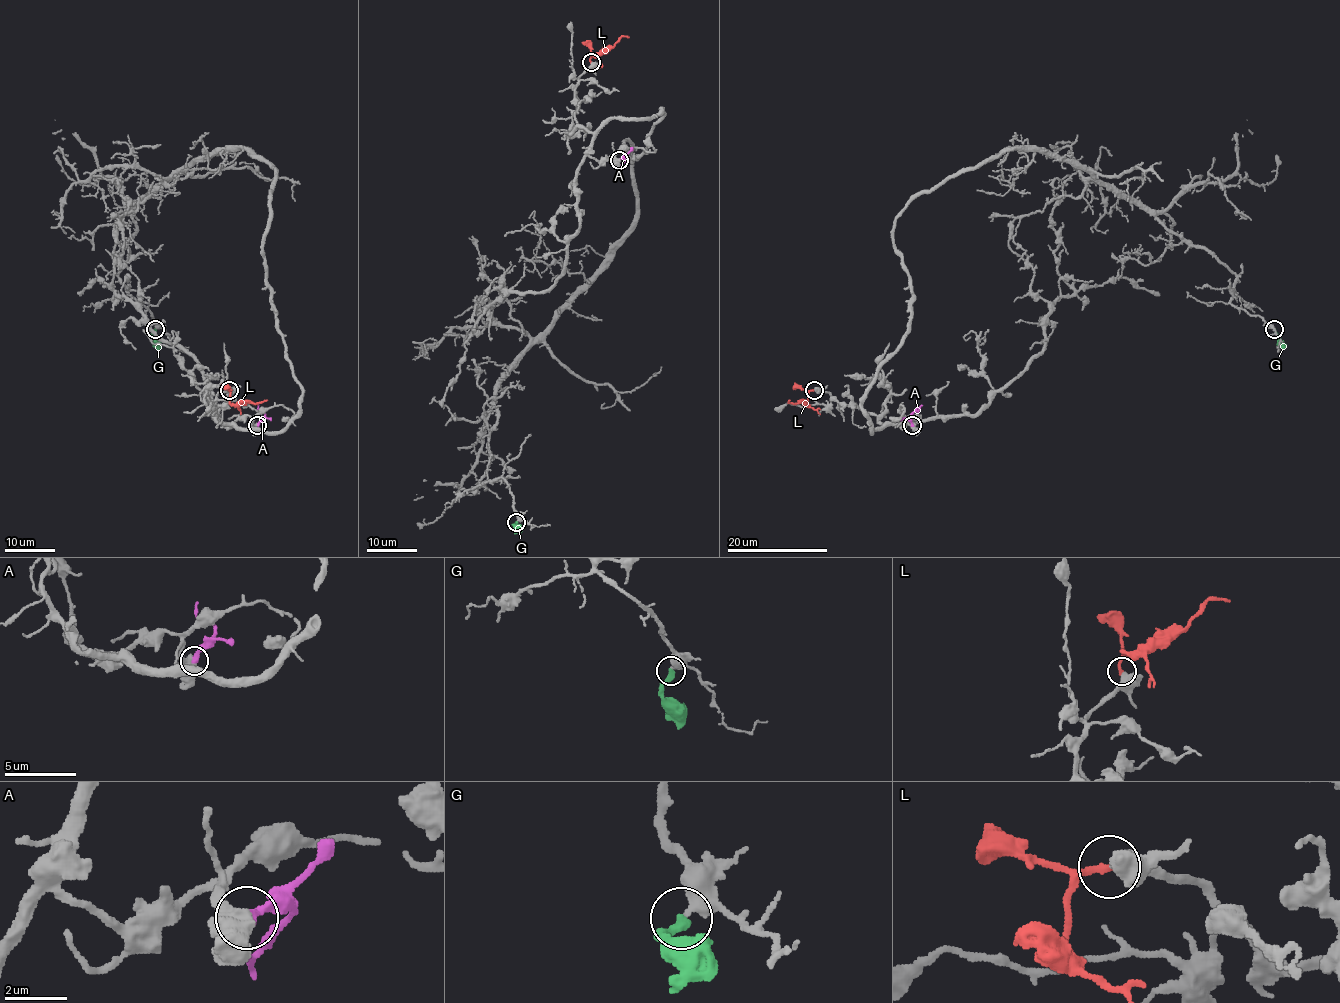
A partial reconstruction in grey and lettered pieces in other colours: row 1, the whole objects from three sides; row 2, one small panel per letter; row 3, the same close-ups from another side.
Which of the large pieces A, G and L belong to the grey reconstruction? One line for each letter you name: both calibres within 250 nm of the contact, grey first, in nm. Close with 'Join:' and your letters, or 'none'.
L: 440/240 nm
Join: L

